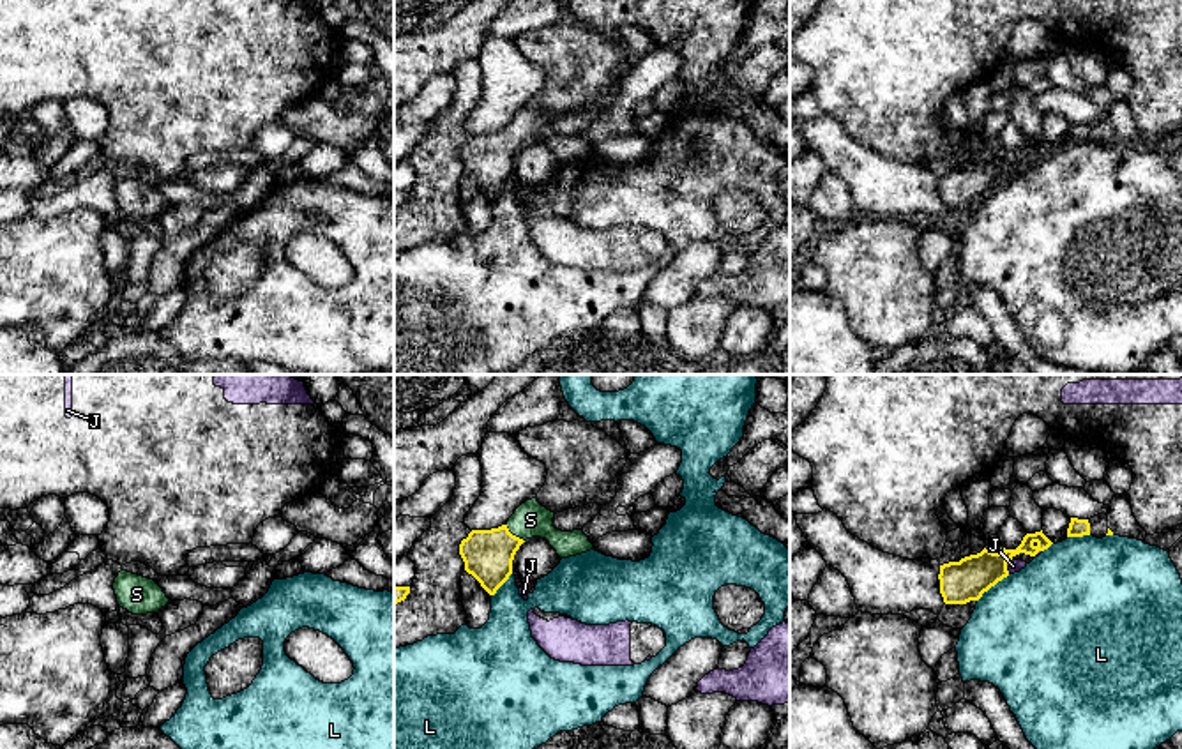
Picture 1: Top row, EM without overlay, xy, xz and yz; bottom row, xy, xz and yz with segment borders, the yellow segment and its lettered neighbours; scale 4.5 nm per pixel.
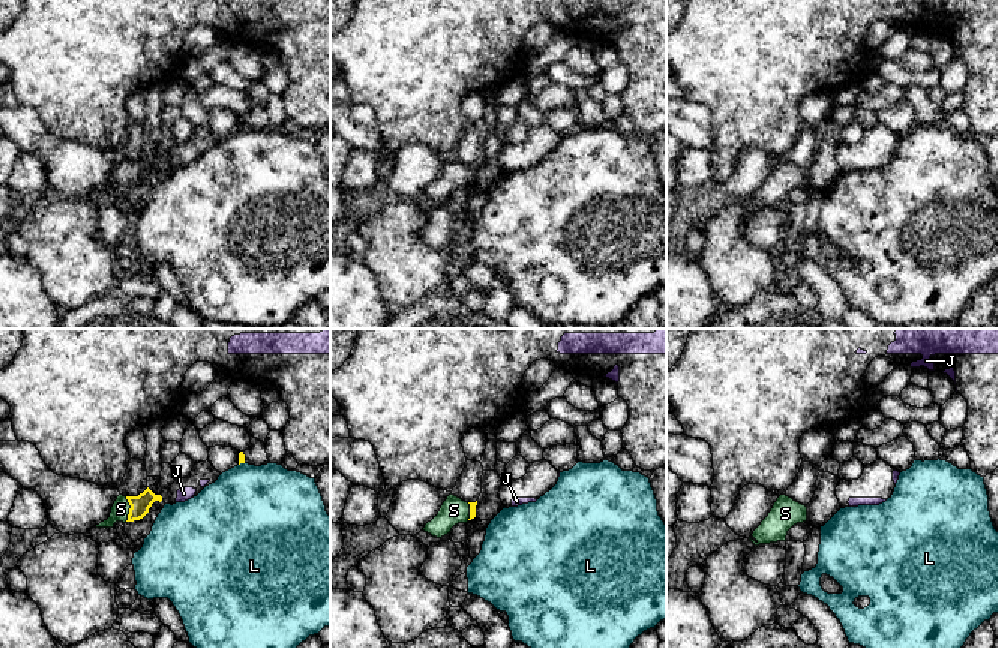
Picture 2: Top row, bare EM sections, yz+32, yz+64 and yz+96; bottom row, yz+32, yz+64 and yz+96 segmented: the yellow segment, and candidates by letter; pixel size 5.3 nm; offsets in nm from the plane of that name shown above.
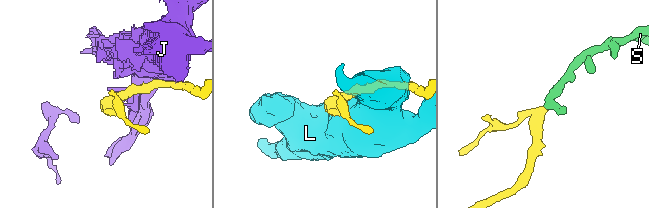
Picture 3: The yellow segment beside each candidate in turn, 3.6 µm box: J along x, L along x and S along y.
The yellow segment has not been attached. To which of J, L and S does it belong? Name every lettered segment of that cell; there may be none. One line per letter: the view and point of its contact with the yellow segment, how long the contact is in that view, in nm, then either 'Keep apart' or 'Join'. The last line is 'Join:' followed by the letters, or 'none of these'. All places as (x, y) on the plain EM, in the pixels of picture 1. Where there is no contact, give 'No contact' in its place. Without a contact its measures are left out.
J: Touches yellow at yz (1006, 170). Shared border 70 nm. Keep apart
L: Touches yellow at yz (992, 189). Shared border 200 nm. Keep apart
S: Touches yellow at xz (511, 138). Shared border 120 nm. Join
Join: S

